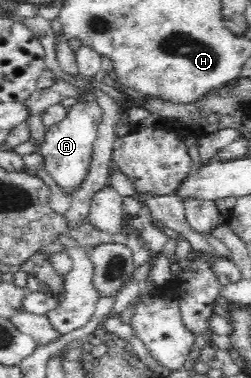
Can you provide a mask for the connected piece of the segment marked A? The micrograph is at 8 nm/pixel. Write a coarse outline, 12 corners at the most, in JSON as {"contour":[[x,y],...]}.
{"contour":[[102,108],[46,127],[44,171],[70,199],[88,175]]}

